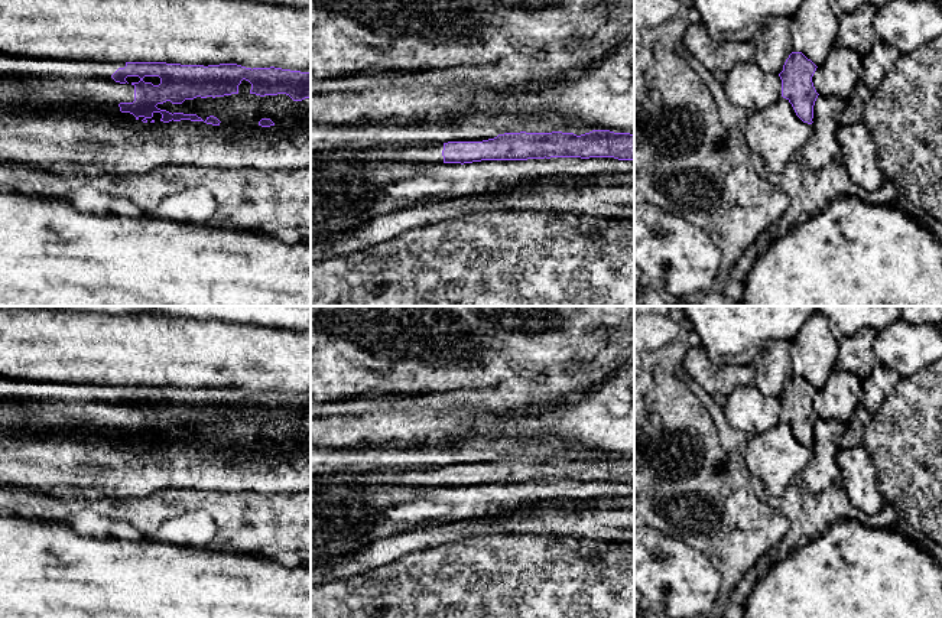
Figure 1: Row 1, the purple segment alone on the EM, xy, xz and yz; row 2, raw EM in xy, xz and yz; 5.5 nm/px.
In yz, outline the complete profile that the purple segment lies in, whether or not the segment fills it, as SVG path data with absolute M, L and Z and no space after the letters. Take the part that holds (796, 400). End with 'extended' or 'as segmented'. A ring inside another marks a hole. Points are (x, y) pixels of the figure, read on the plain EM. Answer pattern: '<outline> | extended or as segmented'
M792 375L779 397L782 420L792 427L796 439L808 448L813 446L813 429L819 419L812 406L816 391L802 375Z | as segmented

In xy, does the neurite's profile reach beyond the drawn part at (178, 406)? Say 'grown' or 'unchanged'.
grown

